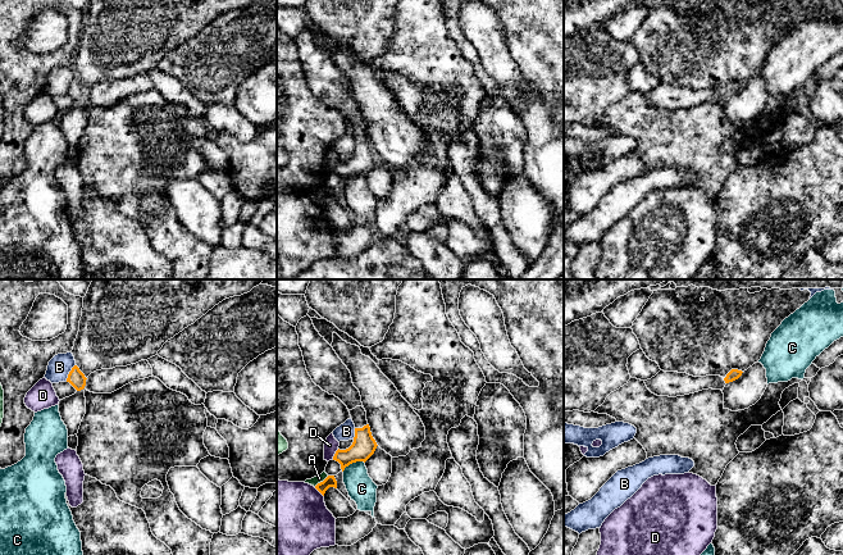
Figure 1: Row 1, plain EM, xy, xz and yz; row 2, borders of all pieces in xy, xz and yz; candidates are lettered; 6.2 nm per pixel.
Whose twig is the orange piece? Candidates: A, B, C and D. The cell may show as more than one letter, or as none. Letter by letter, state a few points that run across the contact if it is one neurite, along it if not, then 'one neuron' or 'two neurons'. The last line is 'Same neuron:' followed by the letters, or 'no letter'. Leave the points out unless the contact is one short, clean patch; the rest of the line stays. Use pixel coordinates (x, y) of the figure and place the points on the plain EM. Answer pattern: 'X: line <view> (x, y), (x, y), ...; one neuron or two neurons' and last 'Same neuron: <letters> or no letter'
A: line xz (328, 189), (314, 199); two neurons
B: two neurons
C: line xz (364, 174), (352, 174), (342, 183); two neurons
D: two neurons
Same neuron: no letter

